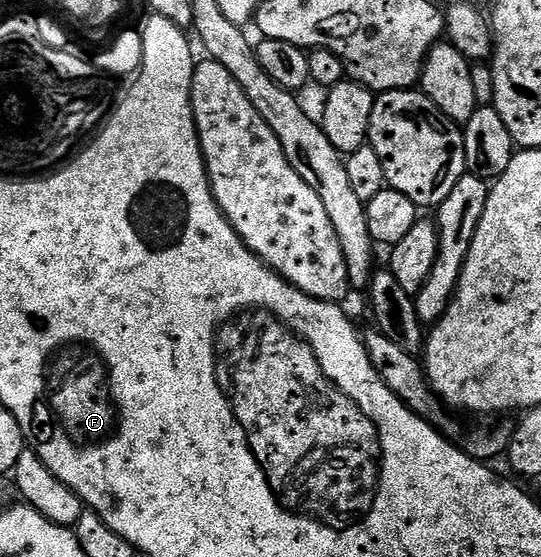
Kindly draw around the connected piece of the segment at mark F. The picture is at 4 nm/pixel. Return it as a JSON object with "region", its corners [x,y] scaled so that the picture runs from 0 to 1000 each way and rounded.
{"region":[[[118,610],[96,632],[81,632],[81,661],[74,661],[74,697],[67,697],[67,768],[48,792],[70,810],[81,783],[118,783],[133,797],[133,811],[163,811],[163,804],[200,804],[222,783],[229,740],[214,718],[214,689],[207,689],[207,654],[192,639],[192,625],[177,625],[170,610]]]}

